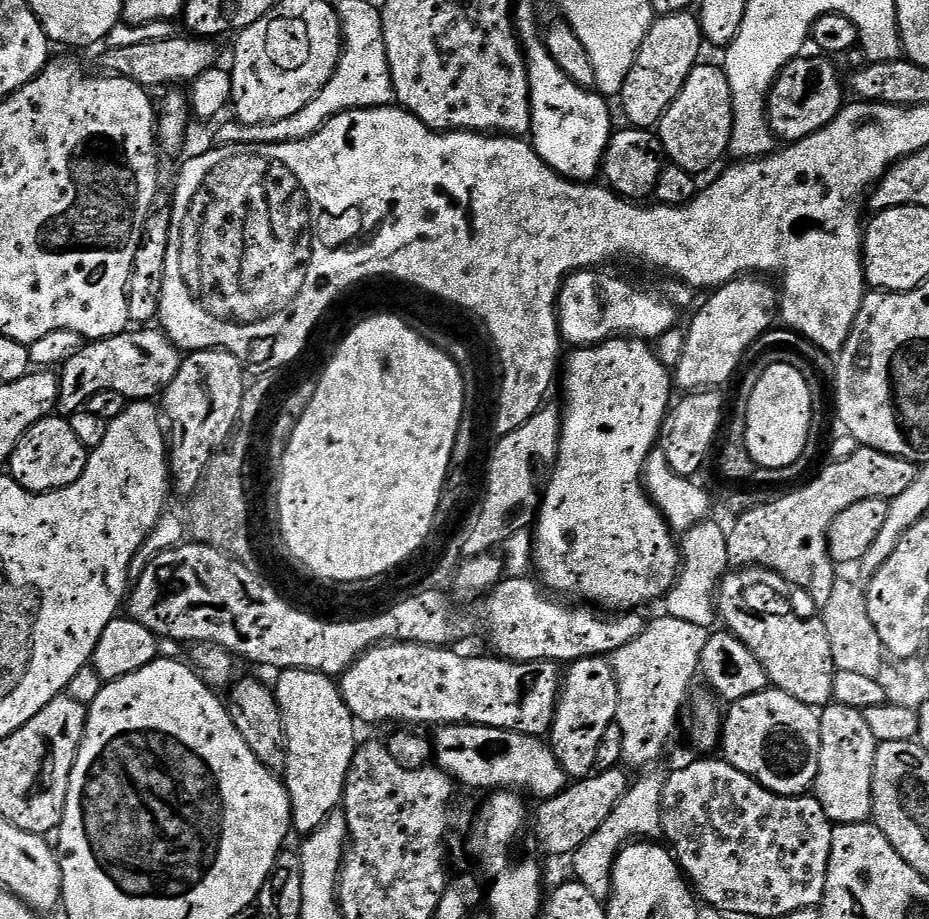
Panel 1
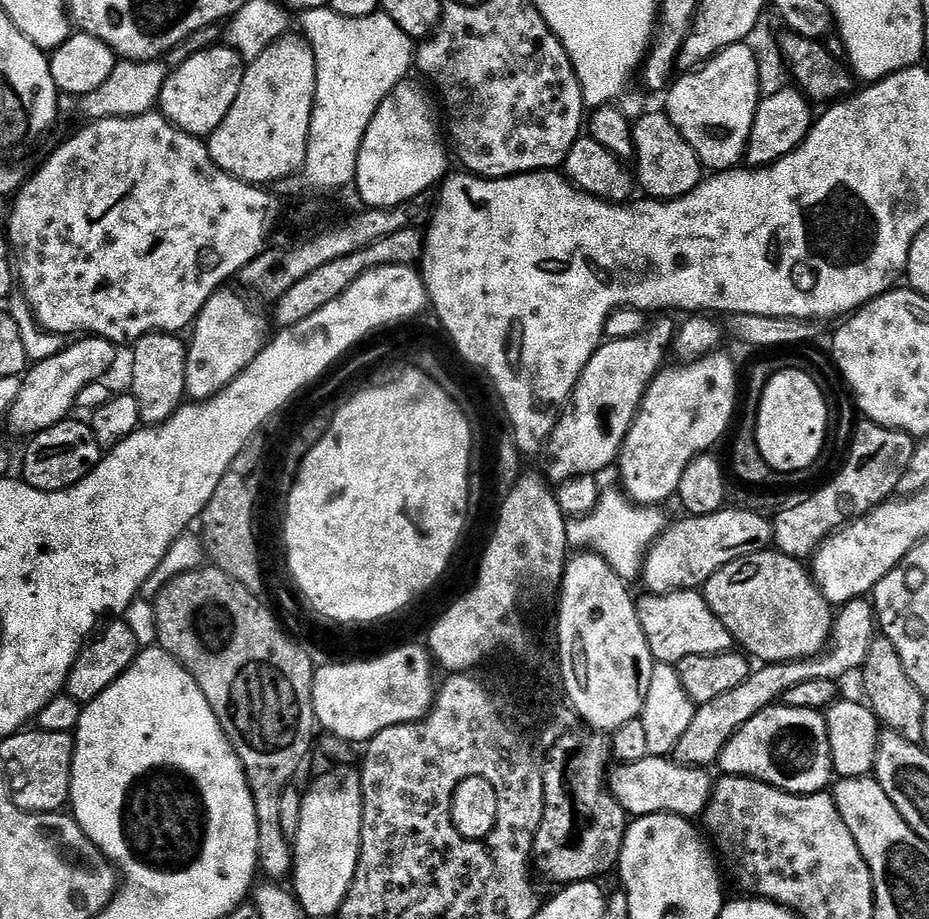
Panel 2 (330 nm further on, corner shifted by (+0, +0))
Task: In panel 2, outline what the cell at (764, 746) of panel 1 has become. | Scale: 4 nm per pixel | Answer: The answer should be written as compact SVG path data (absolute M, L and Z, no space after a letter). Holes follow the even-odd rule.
M783 706L764 708L754 714L726 742L718 759L719 766L721 773L761 780L799 796L823 792L834 780L830 734L825 713Z

